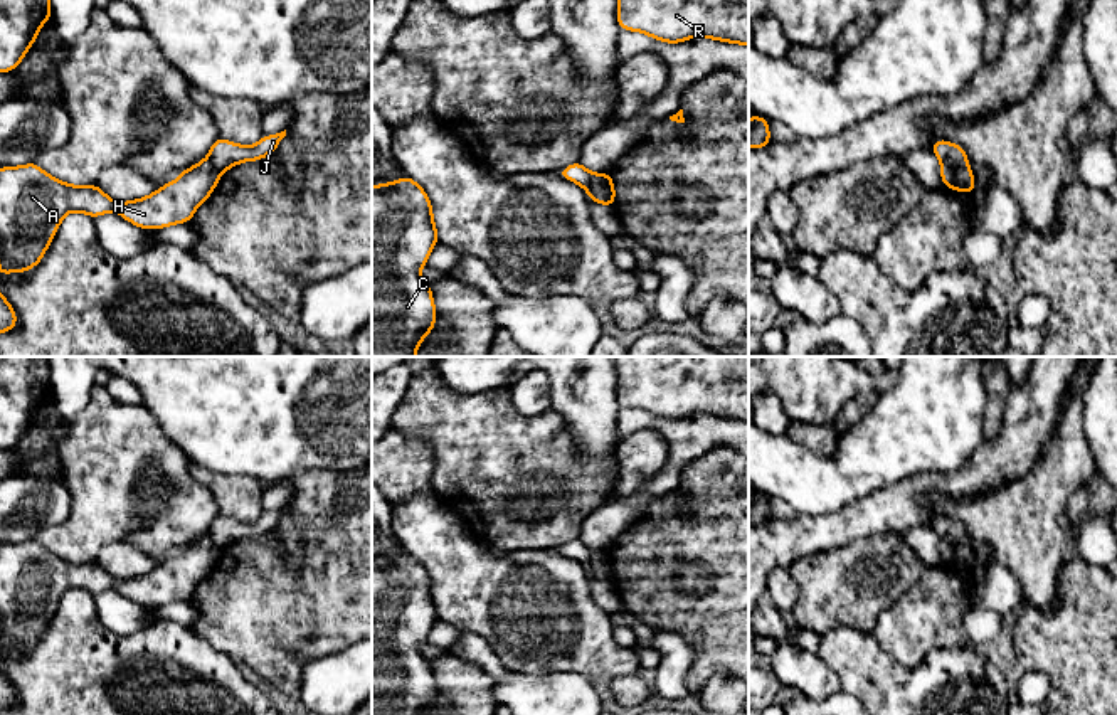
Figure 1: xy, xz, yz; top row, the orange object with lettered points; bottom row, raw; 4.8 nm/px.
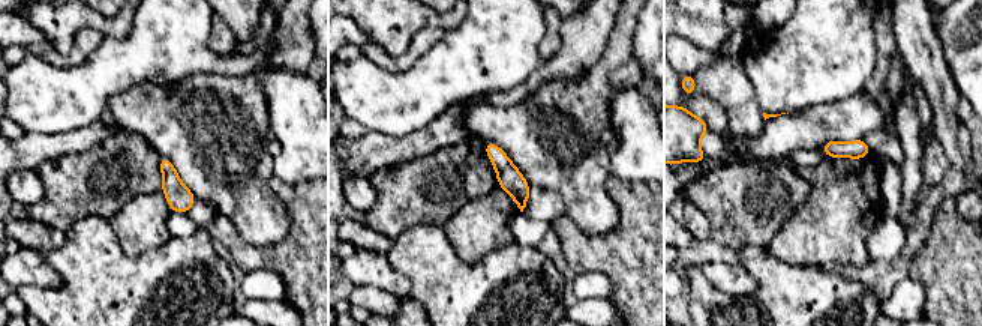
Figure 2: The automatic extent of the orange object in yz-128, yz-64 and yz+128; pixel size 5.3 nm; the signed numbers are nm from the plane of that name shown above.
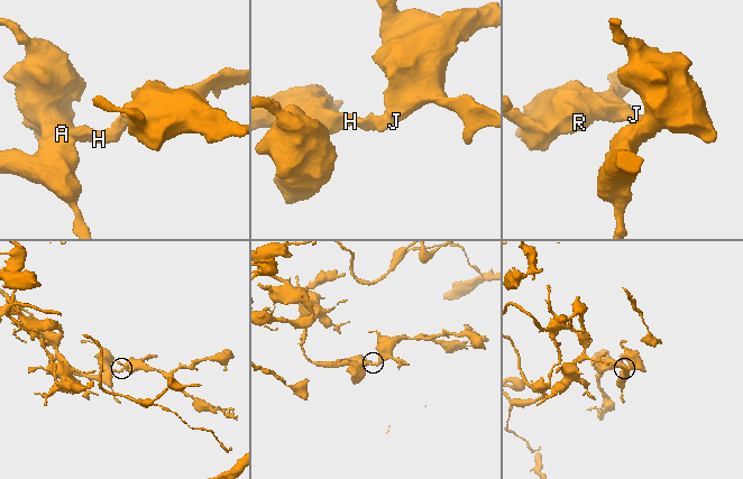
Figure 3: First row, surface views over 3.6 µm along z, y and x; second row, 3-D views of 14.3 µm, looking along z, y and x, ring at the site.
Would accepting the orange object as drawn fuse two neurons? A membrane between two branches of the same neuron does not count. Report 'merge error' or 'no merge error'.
merge error

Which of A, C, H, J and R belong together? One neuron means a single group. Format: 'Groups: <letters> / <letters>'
Groups: A C H / J R

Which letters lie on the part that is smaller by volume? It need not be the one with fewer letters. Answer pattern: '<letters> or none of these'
A, C, H

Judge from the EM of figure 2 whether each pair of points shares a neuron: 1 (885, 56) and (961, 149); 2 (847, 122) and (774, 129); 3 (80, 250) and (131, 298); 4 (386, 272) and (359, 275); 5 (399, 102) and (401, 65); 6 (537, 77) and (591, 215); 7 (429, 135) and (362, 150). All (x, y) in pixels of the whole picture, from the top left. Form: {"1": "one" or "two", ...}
{"1": "two", "2": "one", "3": "one", "4": "one", "5": "two", "6": "two", "7": "one"}

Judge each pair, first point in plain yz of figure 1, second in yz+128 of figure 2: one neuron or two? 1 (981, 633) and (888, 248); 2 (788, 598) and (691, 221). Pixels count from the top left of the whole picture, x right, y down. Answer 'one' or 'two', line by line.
1: one
2: one

